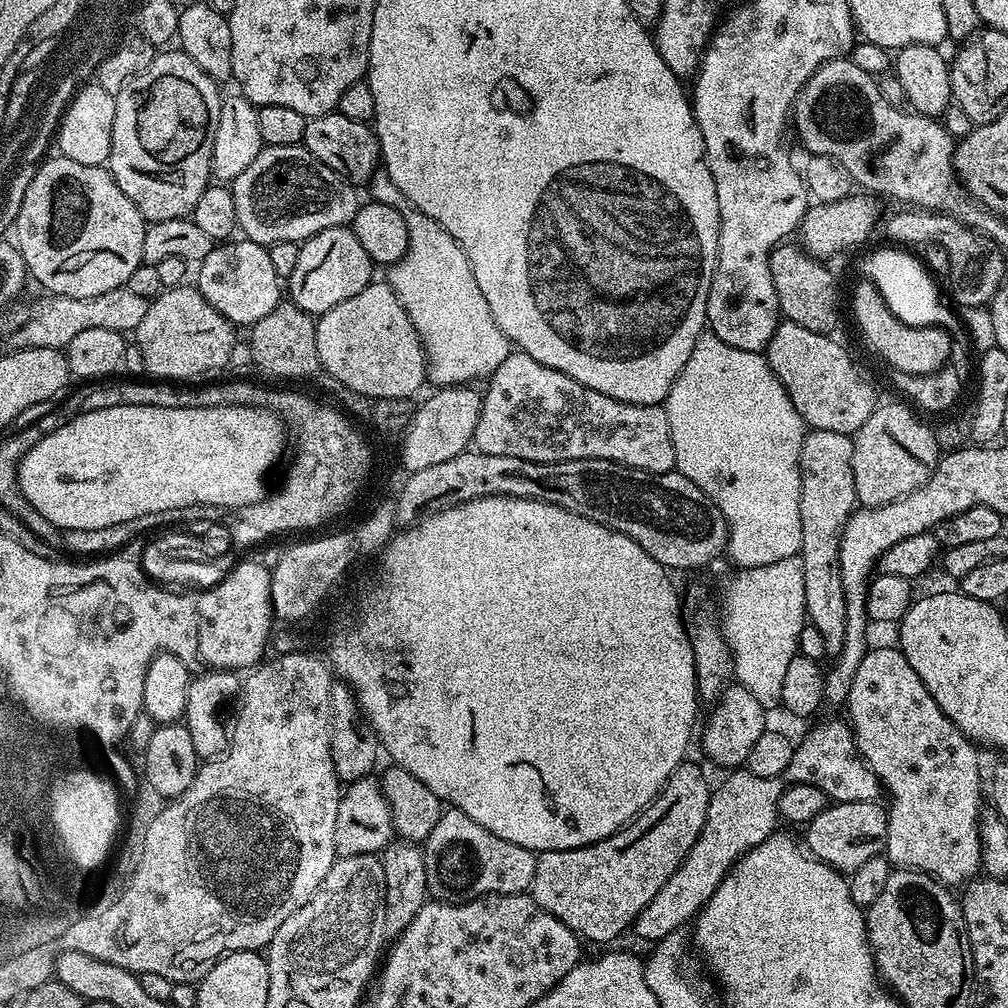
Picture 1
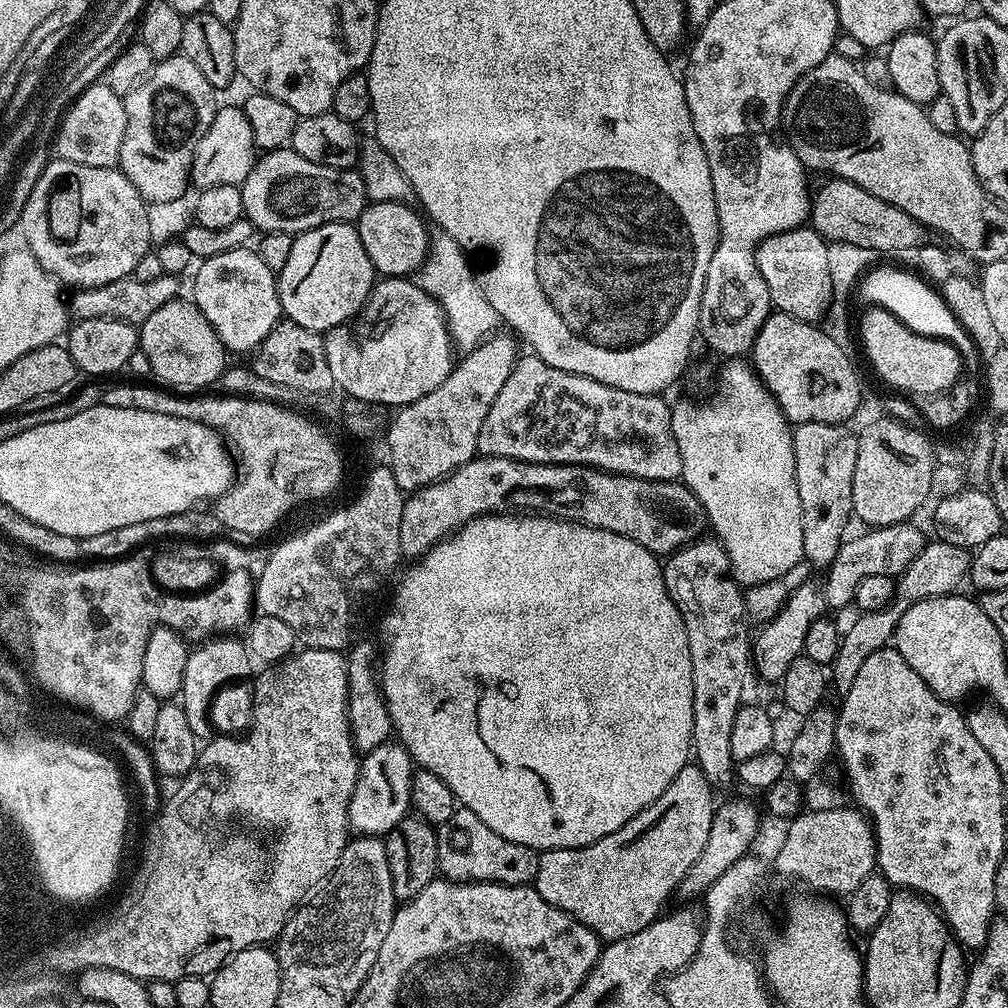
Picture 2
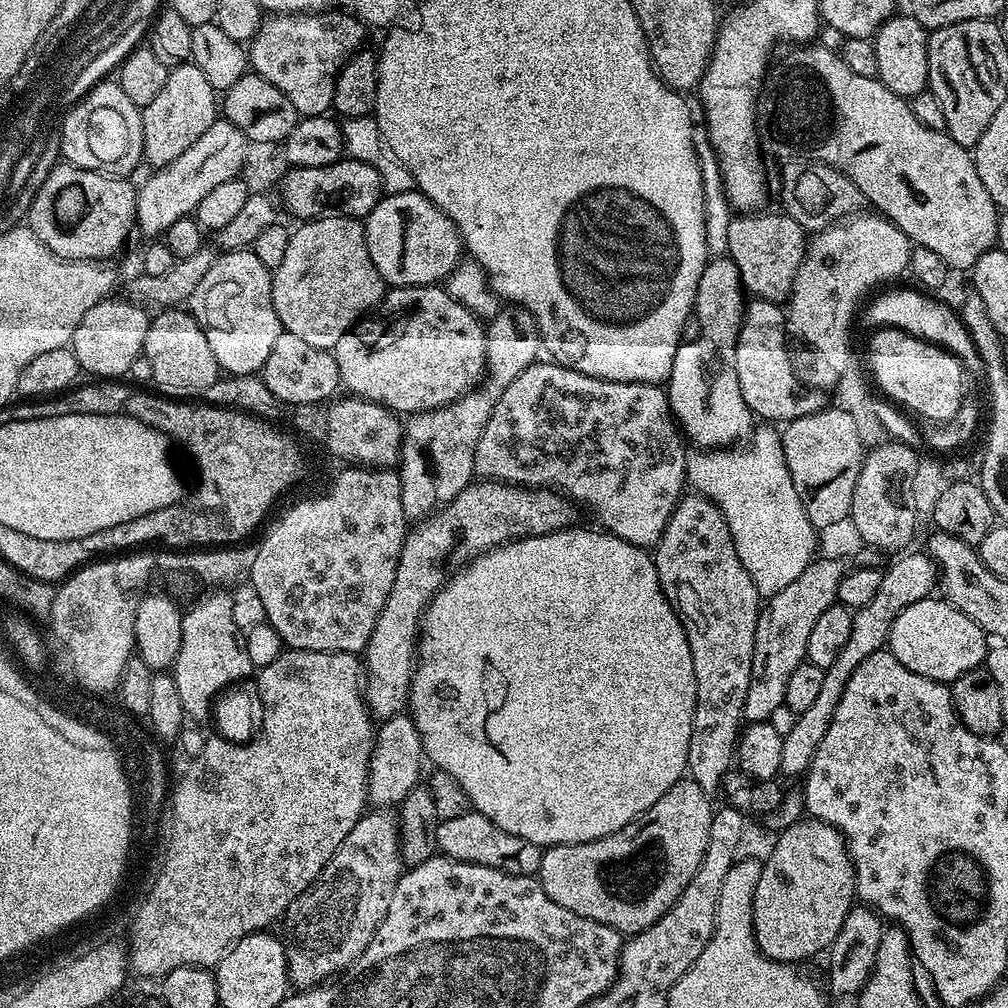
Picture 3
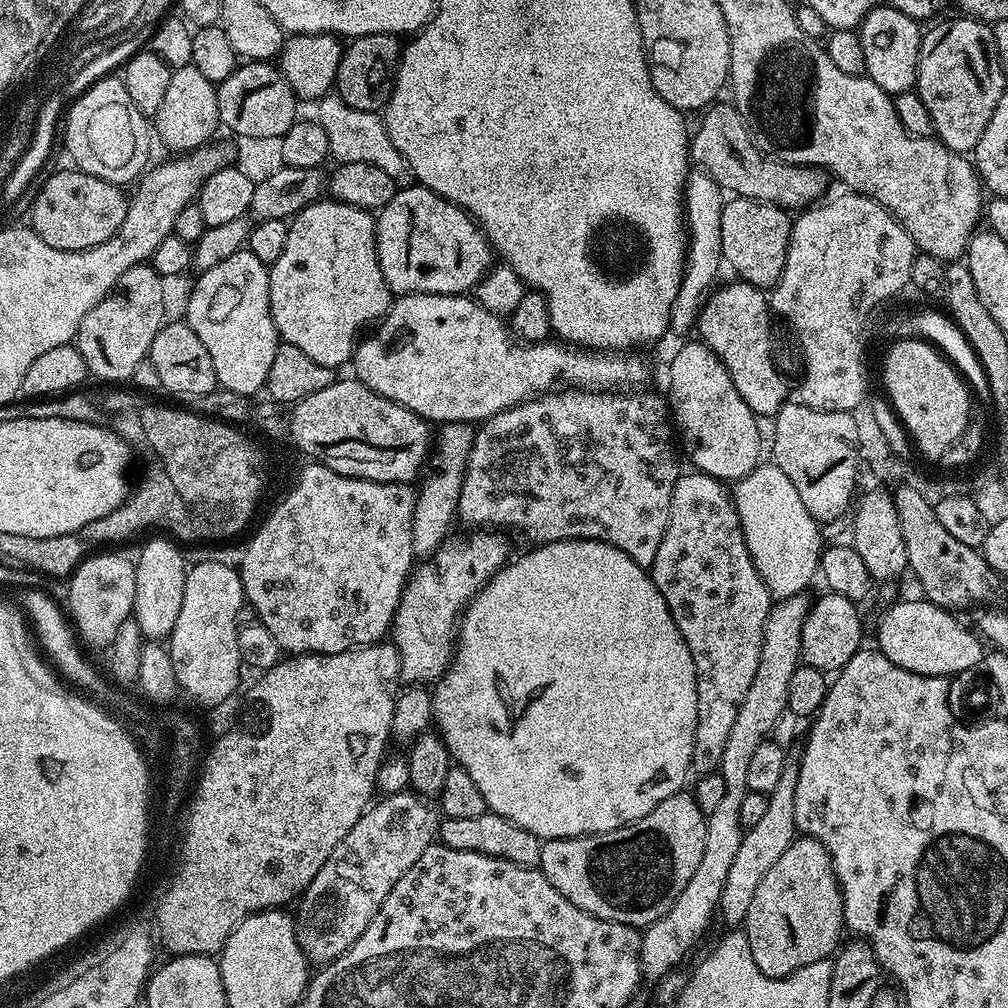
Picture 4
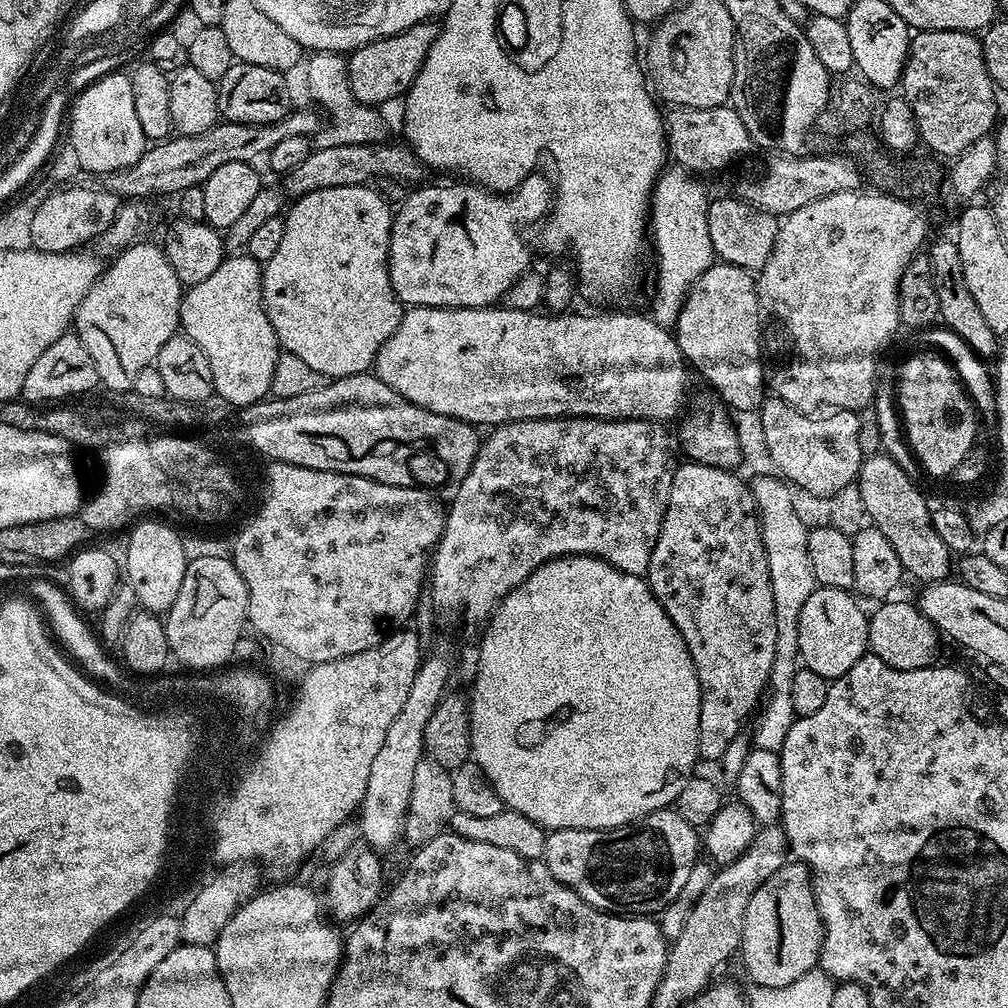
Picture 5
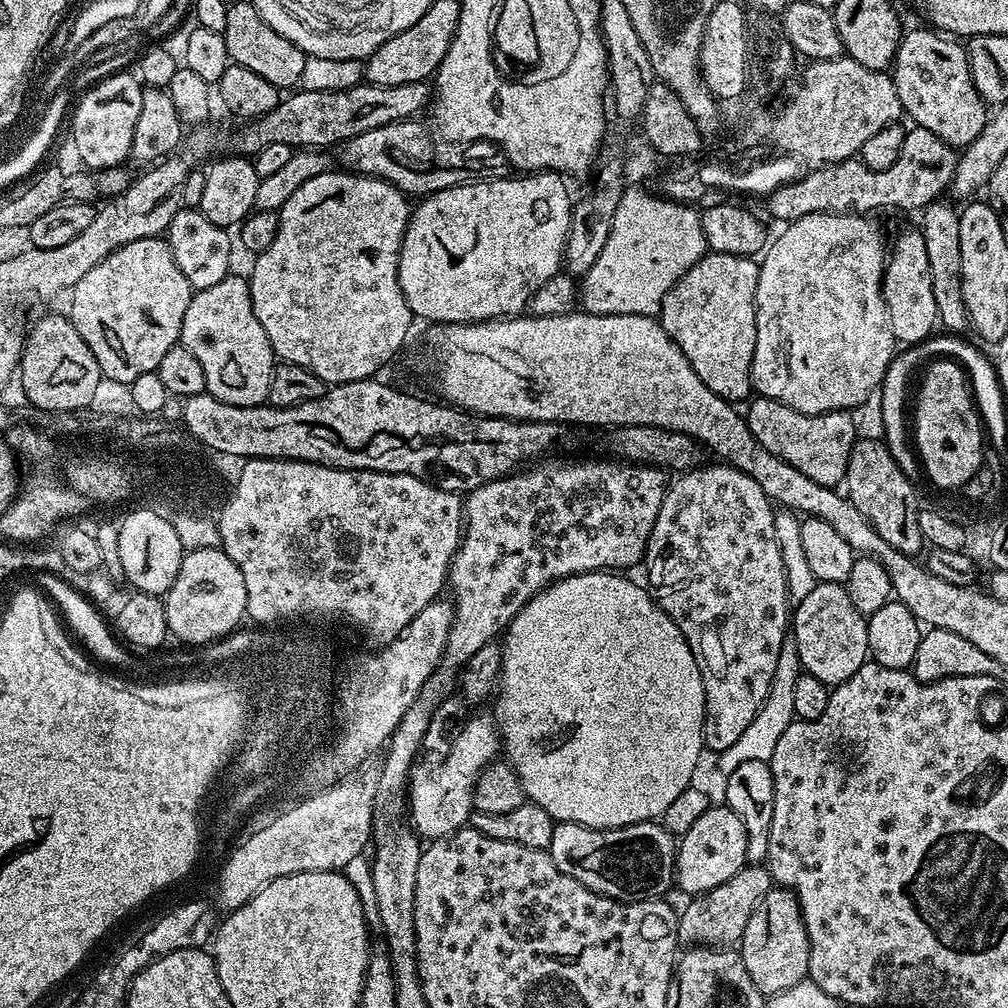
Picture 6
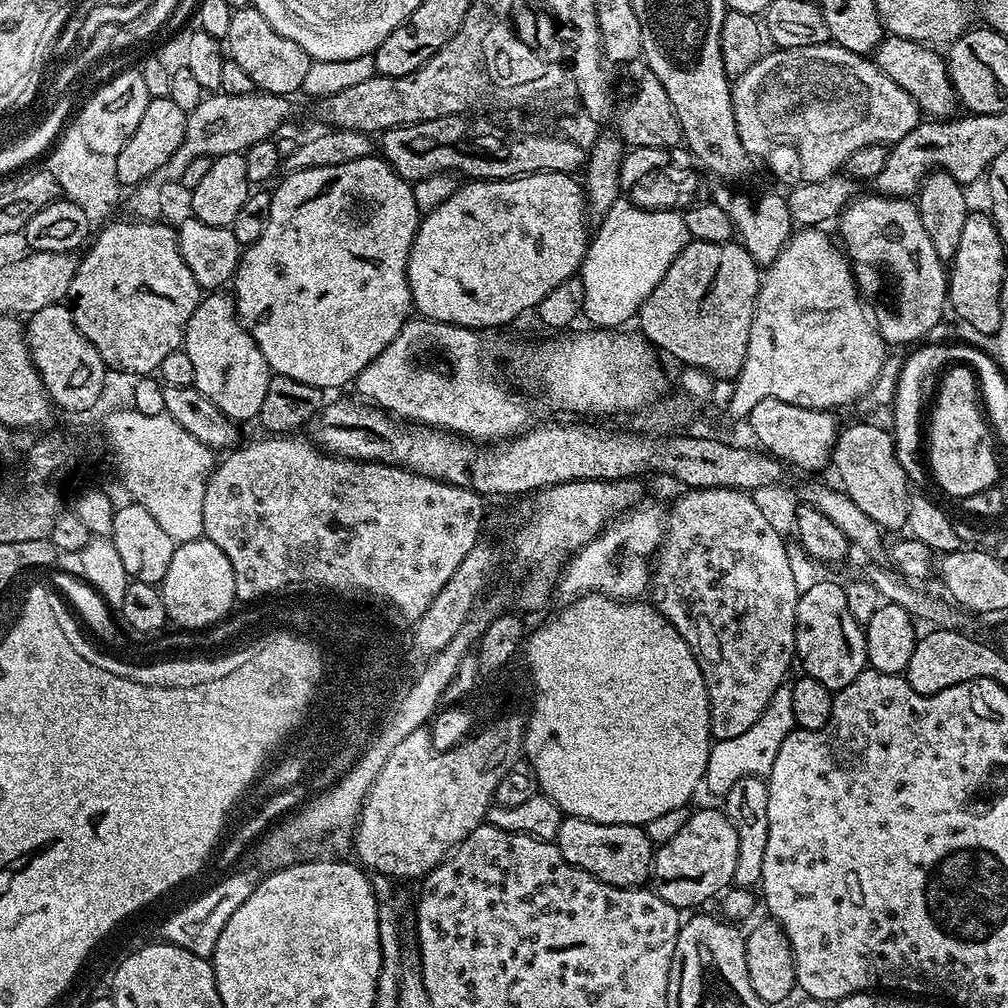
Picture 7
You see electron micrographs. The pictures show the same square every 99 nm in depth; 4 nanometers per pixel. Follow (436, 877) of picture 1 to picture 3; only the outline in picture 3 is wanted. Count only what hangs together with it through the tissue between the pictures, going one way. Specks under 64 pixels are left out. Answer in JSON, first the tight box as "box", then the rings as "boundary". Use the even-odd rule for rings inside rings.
{"box":[436,810,544,876],"boundary":[[[469,810],[458,814],[458,818],[441,820],[436,826],[436,846],[443,855],[458,862],[470,862],[478,866],[490,866],[502,870],[506,874],[519,876],[536,876],[542,866],[544,849],[534,842],[526,842],[526,838],[518,838],[518,834],[506,834],[490,818],[480,812]]]}

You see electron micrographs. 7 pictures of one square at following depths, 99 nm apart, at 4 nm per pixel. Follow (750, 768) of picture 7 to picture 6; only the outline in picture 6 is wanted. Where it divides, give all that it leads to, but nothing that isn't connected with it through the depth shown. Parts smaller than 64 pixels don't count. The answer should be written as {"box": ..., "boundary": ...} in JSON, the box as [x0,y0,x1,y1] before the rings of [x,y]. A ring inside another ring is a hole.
{"box":[719,635,802,774],"boundary":[[[789,635],[782,642],[782,650],[778,654],[778,666],[774,666],[774,678],[770,690],[766,694],[766,702],[758,710],[754,722],[742,730],[742,735],[734,746],[726,746],[726,750],[719,753],[721,773],[727,774],[733,772],[742,762],[754,762],[755,760],[771,761],[774,754],[774,746],[778,746],[782,739],[782,733],[786,731],[786,726],[790,726],[796,719],[794,710],[794,682],[802,674],[798,650],[796,649],[796,640]]]}

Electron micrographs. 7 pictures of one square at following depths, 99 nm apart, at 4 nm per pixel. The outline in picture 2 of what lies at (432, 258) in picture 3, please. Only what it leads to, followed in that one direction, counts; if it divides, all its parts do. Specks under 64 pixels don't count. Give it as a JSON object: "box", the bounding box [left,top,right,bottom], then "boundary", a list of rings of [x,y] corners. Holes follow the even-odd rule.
{"box":[354,202,430,278],"boundary":[[[372,202],[362,210],[362,214],[354,223],[358,230],[358,238],[362,238],[362,246],[366,246],[366,254],[370,254],[370,262],[381,277],[408,278],[419,273],[424,259],[428,257],[430,228],[425,217],[413,205]]]}

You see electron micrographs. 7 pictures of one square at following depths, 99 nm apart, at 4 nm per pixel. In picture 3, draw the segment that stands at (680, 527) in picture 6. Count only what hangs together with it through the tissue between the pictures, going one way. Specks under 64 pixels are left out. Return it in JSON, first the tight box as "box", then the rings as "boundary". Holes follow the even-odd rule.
{"box":[654,494,762,794],"boundary":[[[699,494],[681,495],[680,501],[676,503],[676,508],[672,512],[672,517],[668,520],[666,530],[662,534],[660,543],[655,545],[654,559],[656,569],[658,570],[658,578],[662,590],[666,594],[668,601],[672,603],[672,608],[680,615],[682,626],[686,630],[686,638],[690,642],[690,658],[694,658],[694,682],[696,683],[696,705],[694,706],[694,722],[690,730],[690,750],[688,751],[687,775],[694,782],[698,782],[698,786],[702,786],[702,790],[709,794],[719,793],[724,783],[724,775],[733,767],[736,759],[736,745],[740,739],[742,731],[742,721],[744,720],[744,703],[746,702],[746,690],[750,686],[750,678],[752,677],[752,659],[754,658],[754,630],[758,626],[758,618],[762,607],[762,593],[754,586],[754,578],[750,578],[750,574],[746,574],[746,566],[742,566],[742,558],[738,558],[738,550],[734,550],[734,538],[730,538],[730,526],[726,526],[726,518],[722,514],[722,510],[709,500],[706,496]]]}

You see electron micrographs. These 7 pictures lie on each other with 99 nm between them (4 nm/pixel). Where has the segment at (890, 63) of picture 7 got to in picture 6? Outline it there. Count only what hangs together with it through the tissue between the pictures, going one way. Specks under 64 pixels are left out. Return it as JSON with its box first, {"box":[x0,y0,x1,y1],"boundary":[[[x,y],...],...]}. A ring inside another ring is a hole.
{"box":[890,27,990,150],"boundary":[[[923,27],[909,32],[907,29],[901,35],[896,59],[892,61],[890,75],[898,90],[900,107],[915,127],[925,128],[952,149],[963,150],[986,126],[990,108],[974,86],[967,47],[959,39]]]}

